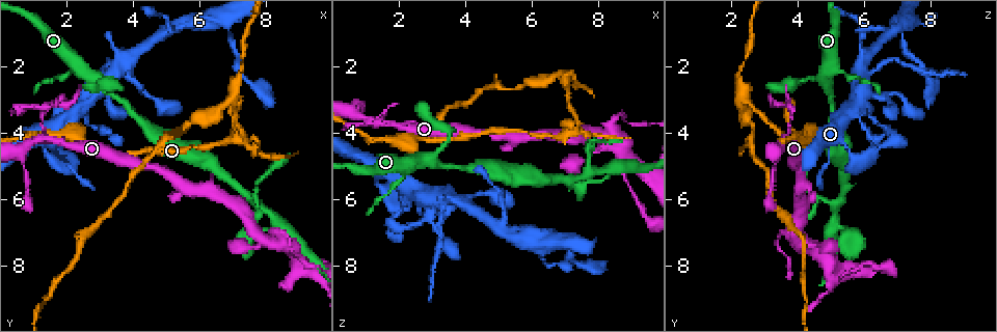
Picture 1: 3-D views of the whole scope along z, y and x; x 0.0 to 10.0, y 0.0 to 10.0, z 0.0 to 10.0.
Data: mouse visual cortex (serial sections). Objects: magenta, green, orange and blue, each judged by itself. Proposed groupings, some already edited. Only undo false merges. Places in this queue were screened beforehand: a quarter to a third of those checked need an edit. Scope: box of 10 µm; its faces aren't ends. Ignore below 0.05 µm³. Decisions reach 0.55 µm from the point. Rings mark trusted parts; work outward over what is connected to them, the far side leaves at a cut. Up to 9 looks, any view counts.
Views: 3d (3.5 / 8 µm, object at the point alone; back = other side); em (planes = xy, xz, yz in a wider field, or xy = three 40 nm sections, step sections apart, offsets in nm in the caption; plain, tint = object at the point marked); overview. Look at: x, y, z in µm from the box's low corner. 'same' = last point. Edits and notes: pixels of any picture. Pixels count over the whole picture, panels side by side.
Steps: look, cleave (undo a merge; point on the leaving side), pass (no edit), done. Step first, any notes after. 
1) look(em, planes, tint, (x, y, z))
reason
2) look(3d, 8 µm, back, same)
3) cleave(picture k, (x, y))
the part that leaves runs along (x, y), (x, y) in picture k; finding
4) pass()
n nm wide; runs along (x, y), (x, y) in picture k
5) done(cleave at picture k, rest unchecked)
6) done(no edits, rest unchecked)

look(3d, 3.5 µm, (3.70, 3.00, 5.05))
thin neck

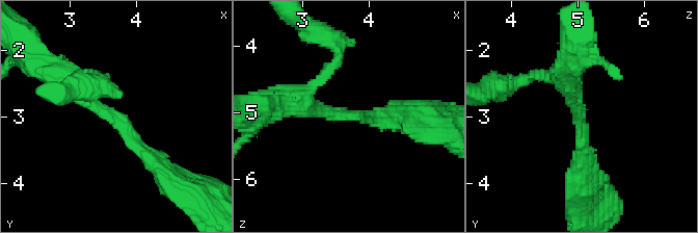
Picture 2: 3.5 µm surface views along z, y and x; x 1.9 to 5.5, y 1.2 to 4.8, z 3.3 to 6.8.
look(em, xy, step 1, plain, (3.70, 3.05, 5.00))

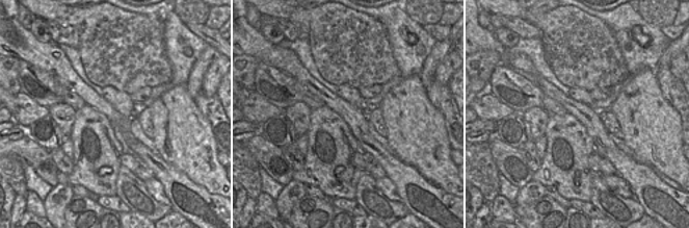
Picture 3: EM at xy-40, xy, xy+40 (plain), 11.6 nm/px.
look(em, xy, step 1, tint, same)
where the object lies

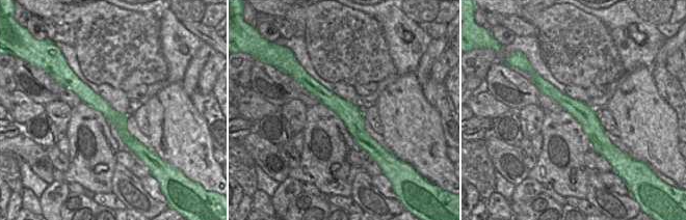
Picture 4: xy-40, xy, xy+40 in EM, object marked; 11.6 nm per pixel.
pass()
runs along (308, 85), (374, 143) in picture 4; all the same cell

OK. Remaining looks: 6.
look(3d, 3.5 µm, back, (1.40, 4.20, 3.65))
abrupt turn

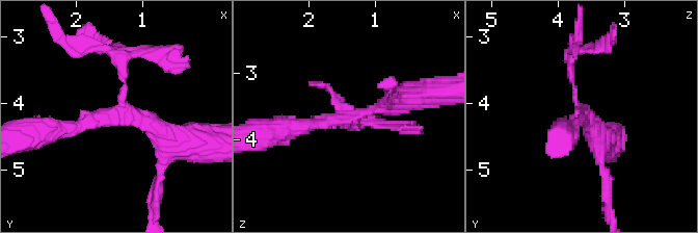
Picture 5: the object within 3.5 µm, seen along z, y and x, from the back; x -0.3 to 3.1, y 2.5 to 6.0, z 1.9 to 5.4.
look(em, xy, step 5, tint, (1.40, 4.15, 3.70))
3 arms; arms of 150, 250, 300 nm

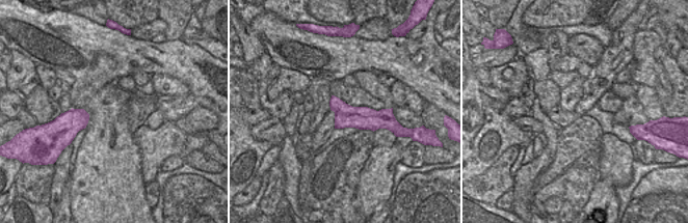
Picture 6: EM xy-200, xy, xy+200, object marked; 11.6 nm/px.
cleave(picture 5, (121, 48))
the part that leaves runs along (125, 81), (108, 49), (57, 30) in picture 5; two cells meet here

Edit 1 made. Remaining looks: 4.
look(overview)

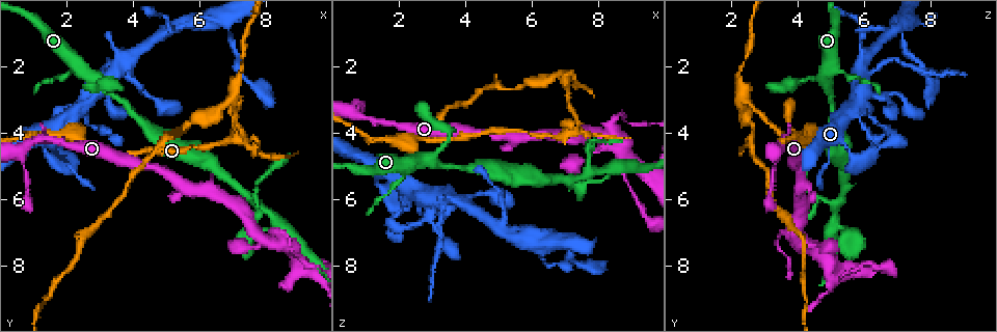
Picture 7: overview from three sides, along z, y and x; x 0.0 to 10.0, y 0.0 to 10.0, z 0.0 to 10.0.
look(3d, 3.5 µm, (7.10, 4.25, 4.00))
arms part here

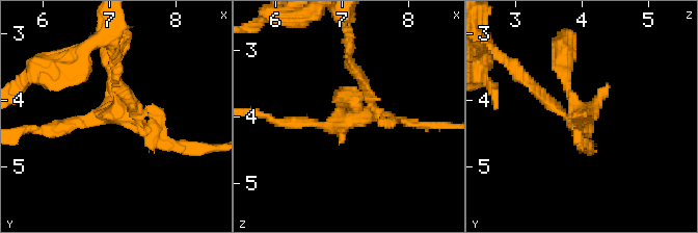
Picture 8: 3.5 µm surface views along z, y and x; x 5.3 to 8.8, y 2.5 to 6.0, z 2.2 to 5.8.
look(em, xy, step 3, tint, (7.10, 4.20, 4.00))

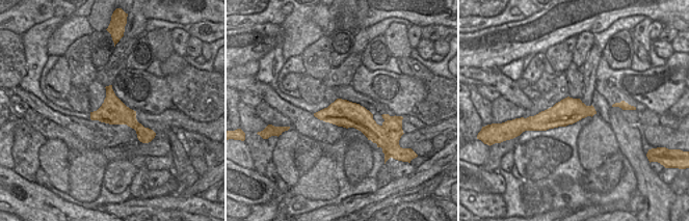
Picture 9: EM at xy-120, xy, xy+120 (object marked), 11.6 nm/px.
cleave(picture 8, (126, 91))
320 nm wide; the part that leaves runs along (561, 112), (492, 49) in picture 8; two cells meet here

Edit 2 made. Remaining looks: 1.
look(3d, 3.5 µm, (4.90, 1.00, 6.85))
three-way junction

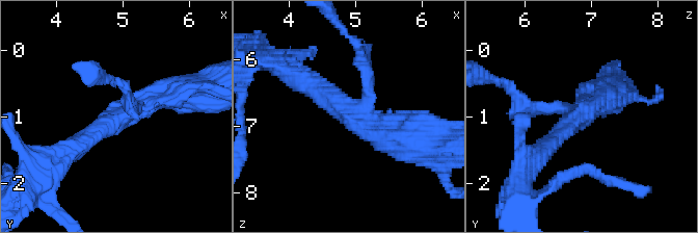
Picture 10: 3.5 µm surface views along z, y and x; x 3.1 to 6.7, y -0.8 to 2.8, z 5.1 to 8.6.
pass()
runs along (299, 79), (382, 138), (407, 140) in picture 10; all the same cell

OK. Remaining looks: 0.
done(cleave at picture 5, cleave at picture 8, rest unchecked)

